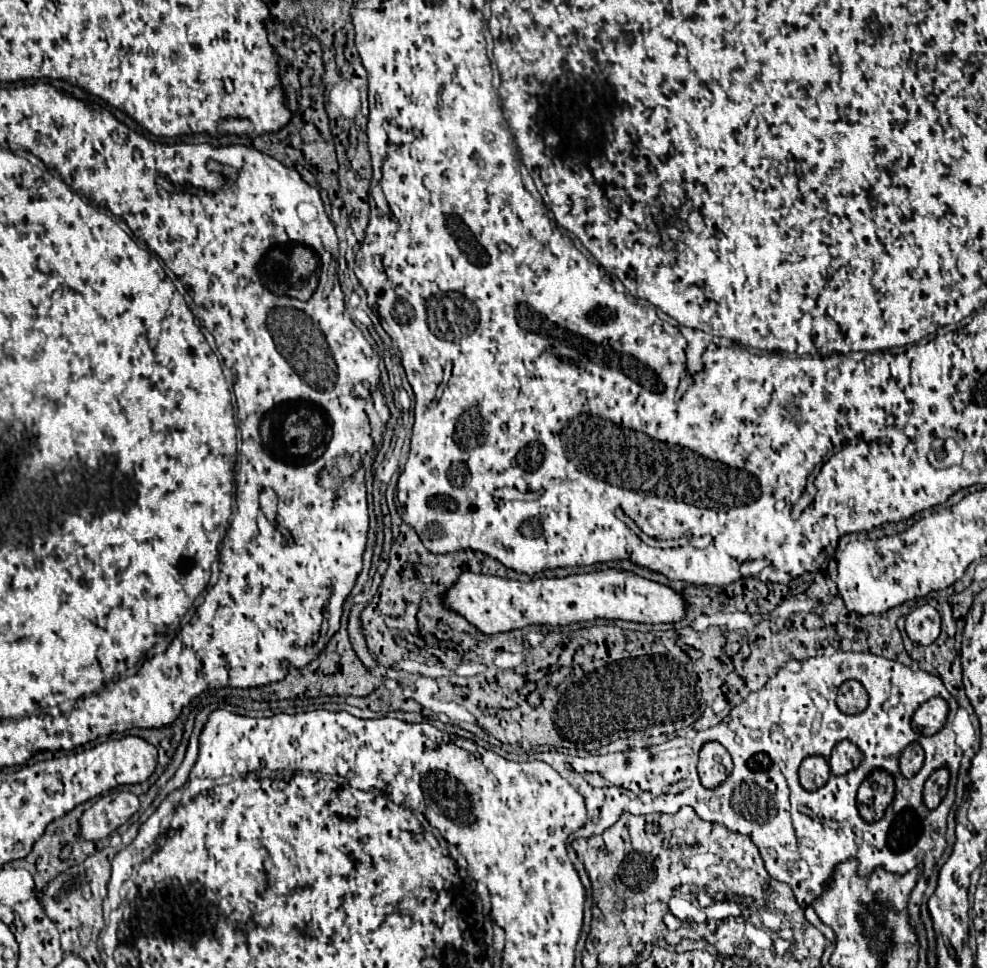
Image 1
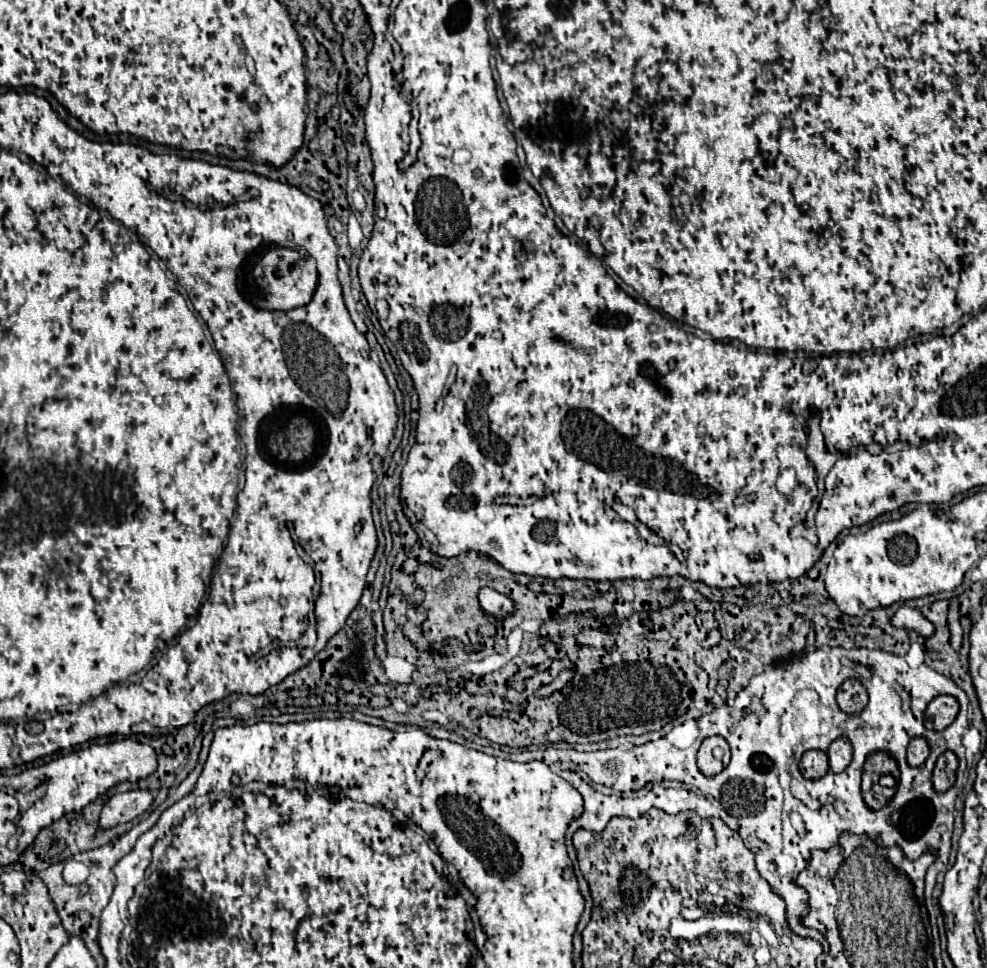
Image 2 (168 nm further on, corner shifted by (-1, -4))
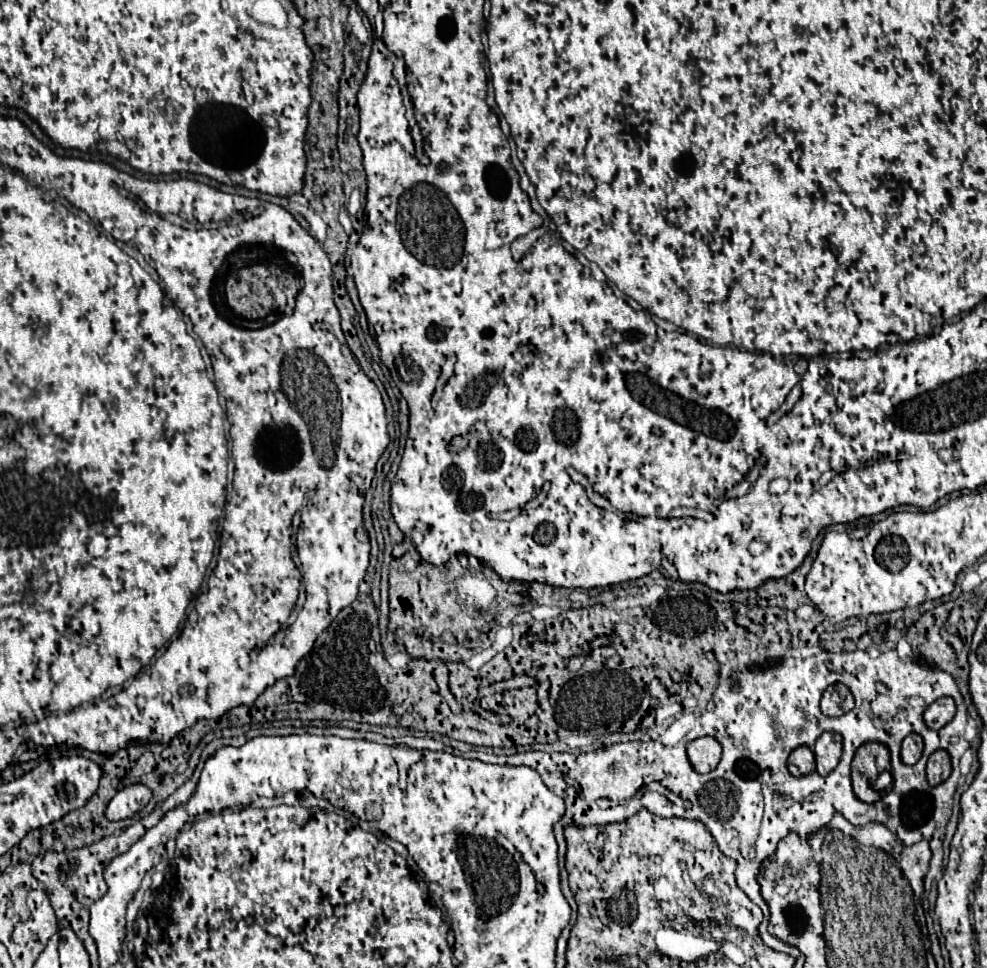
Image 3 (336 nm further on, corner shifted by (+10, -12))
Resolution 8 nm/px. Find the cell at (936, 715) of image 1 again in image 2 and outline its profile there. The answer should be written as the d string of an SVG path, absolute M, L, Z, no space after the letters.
M937 696L935 700L929 702L925 710L923 726L927 726L927 730L941 732L955 720L957 712L959 712L959 702L953 696Z

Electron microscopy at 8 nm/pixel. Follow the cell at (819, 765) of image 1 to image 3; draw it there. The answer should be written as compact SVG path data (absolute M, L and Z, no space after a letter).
M800 746L796 750L792 750L790 758L788 758L788 770L794 776L804 776L816 770L816 762L814 762L814 754L808 746Z

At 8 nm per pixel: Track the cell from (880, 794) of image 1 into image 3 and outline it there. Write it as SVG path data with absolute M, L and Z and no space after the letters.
M868 742L856 750L852 760L852 786L862 802L872 804L882 796L872 790L872 784L884 770L890 770L890 752L884 744Z

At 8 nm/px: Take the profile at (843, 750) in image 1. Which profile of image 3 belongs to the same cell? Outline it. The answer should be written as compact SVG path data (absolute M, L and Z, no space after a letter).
M822 732L816 740L814 754L816 754L816 772L820 776L830 774L836 768L842 754L842 736L836 732Z

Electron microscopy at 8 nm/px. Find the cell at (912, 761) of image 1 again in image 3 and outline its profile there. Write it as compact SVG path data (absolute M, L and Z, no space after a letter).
M908 734L902 742L902 762L904 764L916 764L922 756L922 748L924 748L924 742L922 742L922 736L920 734Z

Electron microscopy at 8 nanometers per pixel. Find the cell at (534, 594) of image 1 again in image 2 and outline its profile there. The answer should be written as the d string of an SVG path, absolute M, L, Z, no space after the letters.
M481 588L477 598L479 598L479 608L487 616L493 616L495 620L505 620L505 618L513 616L517 610L515 602L507 594L501 594L493 588Z

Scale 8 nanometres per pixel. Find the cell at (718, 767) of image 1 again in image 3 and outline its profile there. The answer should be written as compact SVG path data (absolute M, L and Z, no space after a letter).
M702 736L702 738L696 738L688 744L690 764L694 766L696 772L702 772L702 774L710 772L712 768L718 766L720 754L722 754L722 746L712 736Z

